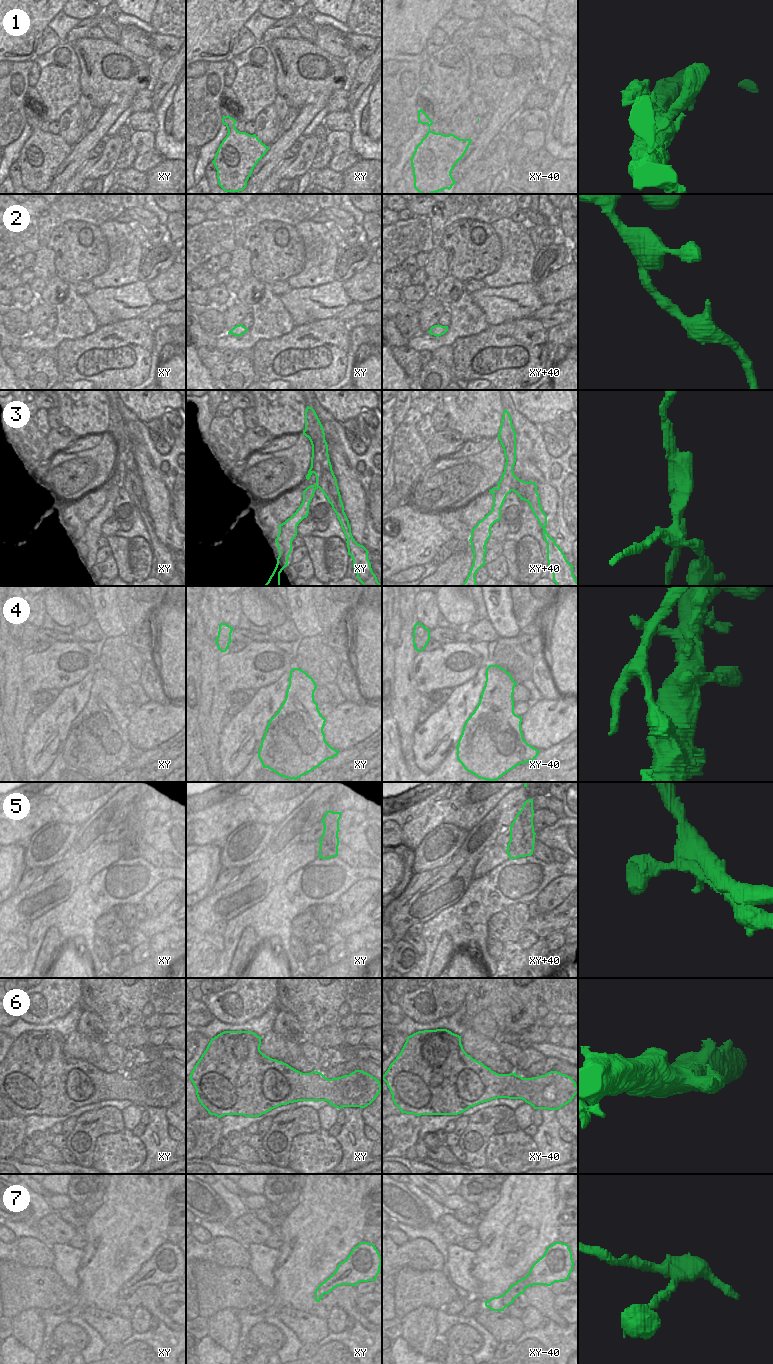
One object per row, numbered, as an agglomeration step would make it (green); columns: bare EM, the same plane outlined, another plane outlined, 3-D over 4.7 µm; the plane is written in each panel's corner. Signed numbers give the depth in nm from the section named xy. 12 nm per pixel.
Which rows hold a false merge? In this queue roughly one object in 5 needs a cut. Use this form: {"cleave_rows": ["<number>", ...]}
{"cleave_rows": ["3", "4", "5"]}

